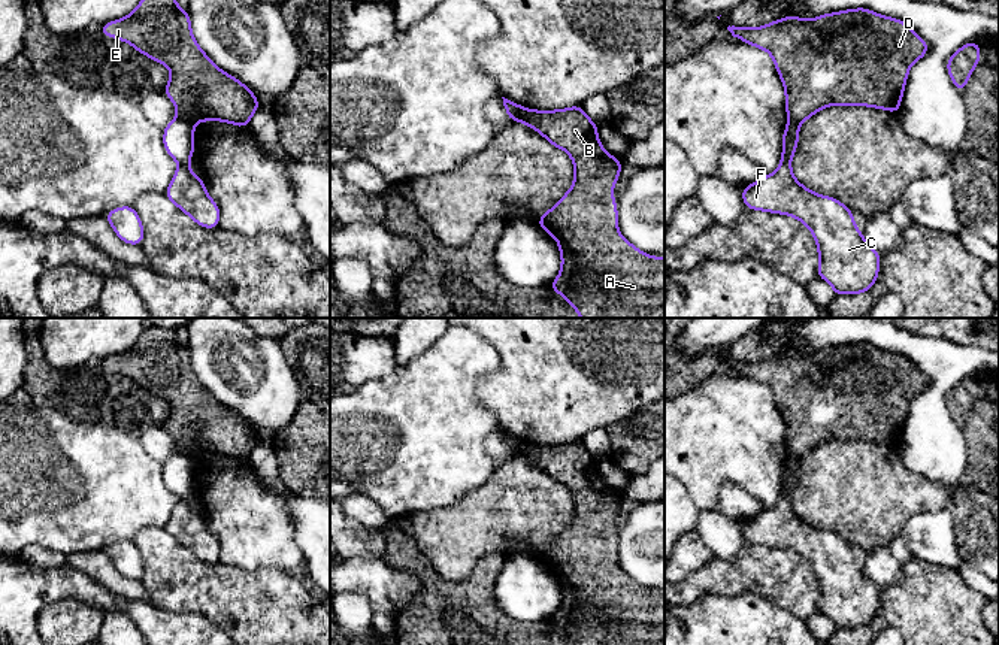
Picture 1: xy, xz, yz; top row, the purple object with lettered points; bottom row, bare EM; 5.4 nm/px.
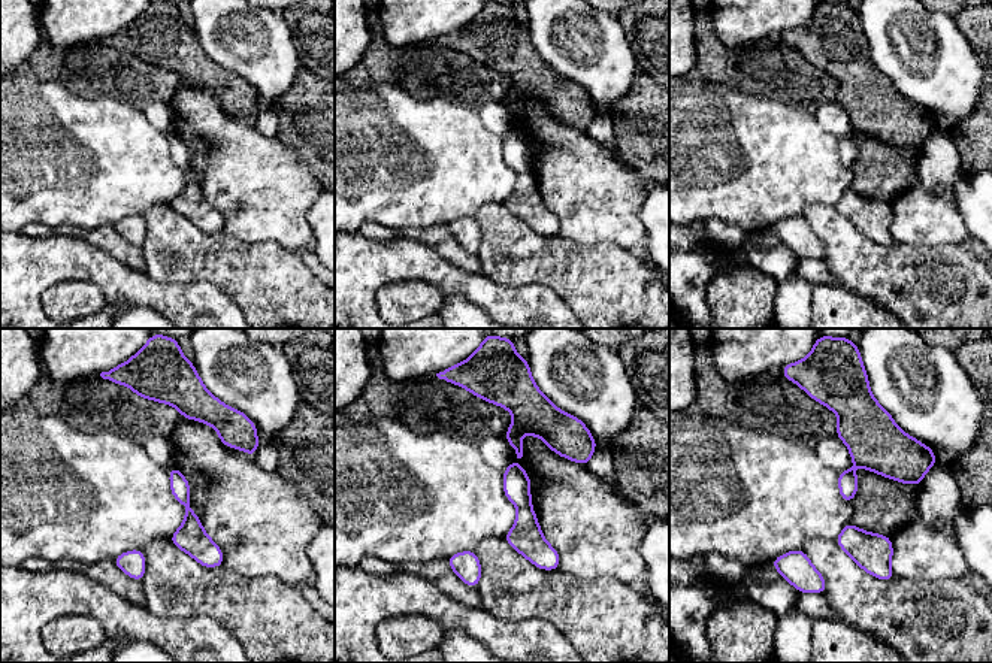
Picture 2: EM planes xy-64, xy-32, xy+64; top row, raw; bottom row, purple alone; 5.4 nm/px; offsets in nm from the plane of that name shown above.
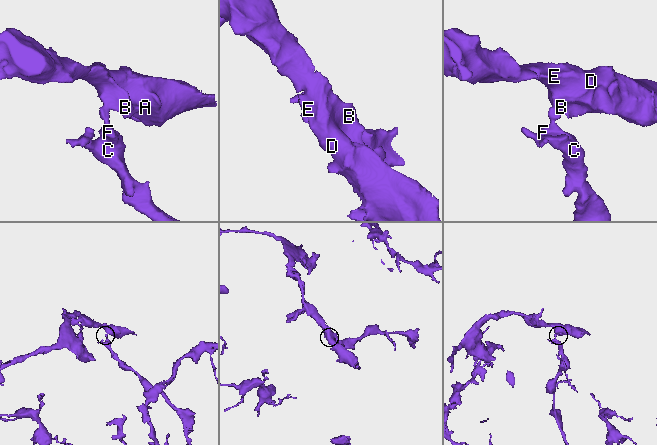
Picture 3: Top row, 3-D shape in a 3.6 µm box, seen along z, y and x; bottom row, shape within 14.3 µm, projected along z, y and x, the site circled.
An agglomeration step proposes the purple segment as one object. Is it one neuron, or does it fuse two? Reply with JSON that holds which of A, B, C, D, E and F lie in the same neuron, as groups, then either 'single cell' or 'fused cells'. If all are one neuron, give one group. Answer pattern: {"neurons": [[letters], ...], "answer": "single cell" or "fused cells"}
{"neurons": [["A", "B", "D", "E"], ["C", "F"]], "answer": "fused cells"}

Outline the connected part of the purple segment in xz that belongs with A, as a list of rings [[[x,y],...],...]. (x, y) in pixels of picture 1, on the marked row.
[[[582,106],[558,110],[524,108],[517,121],[566,151],[575,166],[570,190],[538,221],[558,242],[561,254],[561,270],[550,288],[563,296],[581,318],[665,318],[665,257],[650,257],[620,234],[618,202],[612,199],[612,190],[623,161],[602,148],[597,125]]]

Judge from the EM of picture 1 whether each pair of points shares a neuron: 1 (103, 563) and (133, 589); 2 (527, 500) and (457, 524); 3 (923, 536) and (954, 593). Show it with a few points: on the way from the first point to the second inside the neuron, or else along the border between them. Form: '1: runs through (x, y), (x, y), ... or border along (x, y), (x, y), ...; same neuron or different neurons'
1: runs through (108, 571), (126, 587); same neuron
2: runs through (509, 514), (475, 524); same neuron
3: border along (913, 557), (959, 571); different neurons

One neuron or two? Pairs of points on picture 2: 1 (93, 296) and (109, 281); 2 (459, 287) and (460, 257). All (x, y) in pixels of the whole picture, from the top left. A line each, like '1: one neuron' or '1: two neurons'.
1: two neurons
2: two neurons

